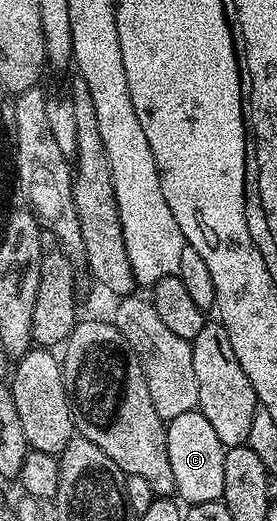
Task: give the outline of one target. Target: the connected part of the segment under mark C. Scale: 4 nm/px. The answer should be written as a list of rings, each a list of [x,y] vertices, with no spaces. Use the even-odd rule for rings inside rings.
[[[197,409],[180,413],[180,417],[166,423],[166,436],[168,461],[172,465],[172,477],[176,477],[177,498],[186,505],[219,502],[224,493],[224,457],[228,449],[220,437],[216,437],[208,417]]]

